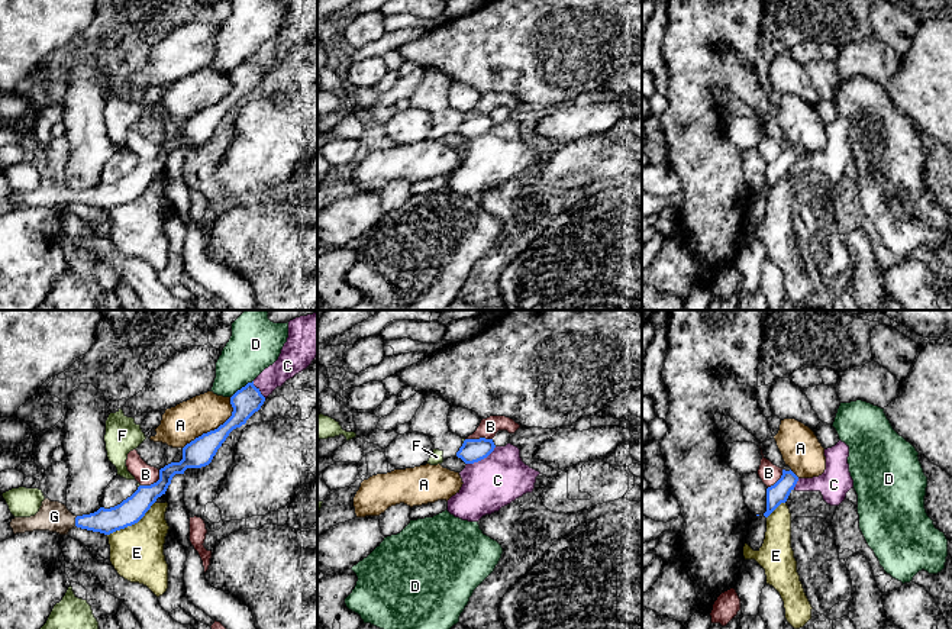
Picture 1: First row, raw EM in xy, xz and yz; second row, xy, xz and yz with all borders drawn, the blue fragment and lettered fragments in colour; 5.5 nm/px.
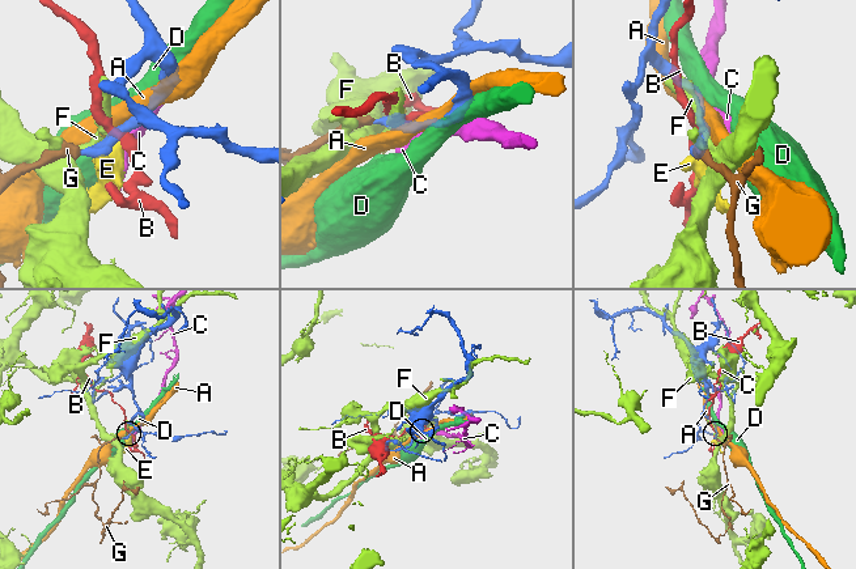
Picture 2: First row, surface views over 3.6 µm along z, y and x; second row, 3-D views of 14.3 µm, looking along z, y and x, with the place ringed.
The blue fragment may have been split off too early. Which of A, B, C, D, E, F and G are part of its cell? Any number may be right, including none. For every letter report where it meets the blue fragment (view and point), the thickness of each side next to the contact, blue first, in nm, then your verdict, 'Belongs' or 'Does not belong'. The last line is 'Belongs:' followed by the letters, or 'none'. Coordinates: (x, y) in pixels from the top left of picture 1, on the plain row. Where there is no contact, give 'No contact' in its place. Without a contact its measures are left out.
A: Touches blue at xy (218, 103). Thickness 160 nm (blue) against 220 nm. Does not belong
B: Touches blue at xy (154, 158). Thickness 140 nm (blue) against 120 nm. Does not belong
C: Touches blue at xz (481, 134). Thickness 130 nm (blue) against 280 nm. Does not belong
D: Touches blue at xy (242, 63). Thickness 160 nm (blue) against 260 nm. Does not belong
E: Touches blue at xy (132, 199). Thickness 140 nm (blue) against 300 nm. Does not belong
F: Touches blue at xz (464, 118). Thickness 130 nm (blue) against 20 nm. Does not belong
G: Touches blue at xy (76, 196). Thickness 140 nm (blue) against 170 nm. Belongs
Belongs: G

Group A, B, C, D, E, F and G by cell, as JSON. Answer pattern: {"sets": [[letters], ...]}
{"sets": [["A"], ["B"], ["C", "E"], ["D"], ["F"], ["G"]]}

